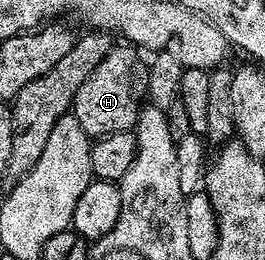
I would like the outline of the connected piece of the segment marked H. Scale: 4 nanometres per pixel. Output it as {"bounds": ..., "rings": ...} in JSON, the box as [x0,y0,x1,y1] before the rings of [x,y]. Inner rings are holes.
{"bounds":[71,44,149,139],"rings":[[[117,44],[103,60],[79,84],[71,113],[79,120],[79,128],[89,135],[90,139],[102,138],[104,134],[114,134],[124,130],[132,131],[137,124],[137,117],[143,105],[143,95],[148,88],[149,67],[146,59],[140,58],[138,47],[132,44]]]}

